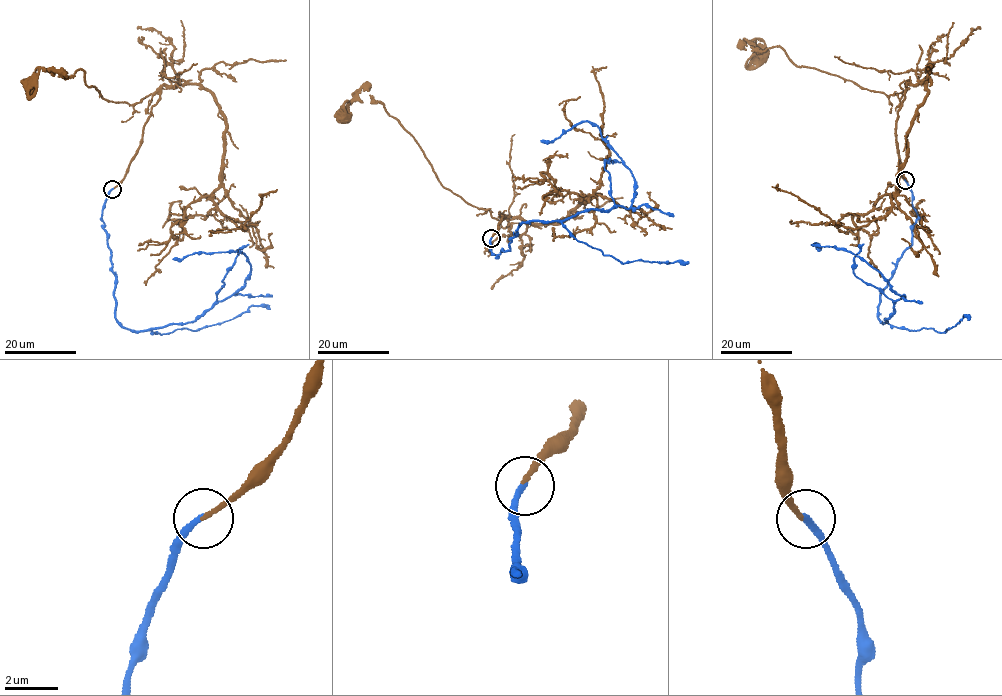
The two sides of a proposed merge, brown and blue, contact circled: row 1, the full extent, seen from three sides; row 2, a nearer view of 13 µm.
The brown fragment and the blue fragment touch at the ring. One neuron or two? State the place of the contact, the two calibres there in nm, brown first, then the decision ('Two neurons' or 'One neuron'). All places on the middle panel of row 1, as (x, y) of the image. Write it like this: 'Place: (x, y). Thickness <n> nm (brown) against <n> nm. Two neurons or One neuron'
Place: (491, 238). Thickness 180 nm (brown) against 240 nm. One neuron

